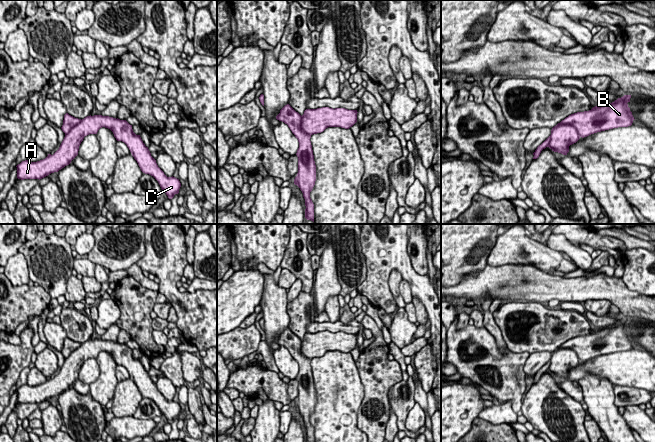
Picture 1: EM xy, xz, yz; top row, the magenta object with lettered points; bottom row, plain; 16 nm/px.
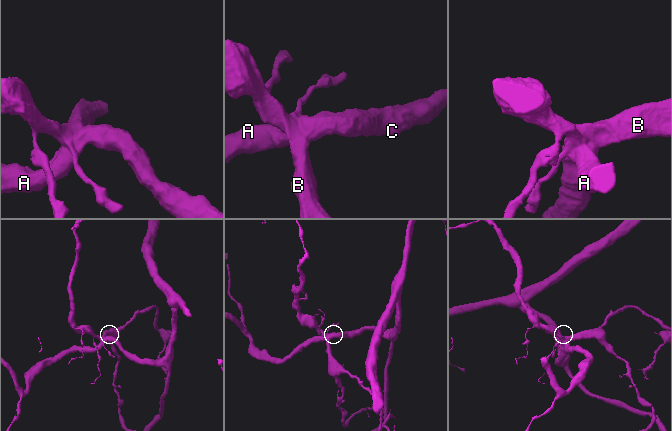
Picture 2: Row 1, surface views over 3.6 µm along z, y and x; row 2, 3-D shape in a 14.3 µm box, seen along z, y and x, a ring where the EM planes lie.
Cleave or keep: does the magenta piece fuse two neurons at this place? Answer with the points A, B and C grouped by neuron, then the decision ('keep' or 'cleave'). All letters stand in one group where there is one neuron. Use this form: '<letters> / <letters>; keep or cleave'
A B C; keep

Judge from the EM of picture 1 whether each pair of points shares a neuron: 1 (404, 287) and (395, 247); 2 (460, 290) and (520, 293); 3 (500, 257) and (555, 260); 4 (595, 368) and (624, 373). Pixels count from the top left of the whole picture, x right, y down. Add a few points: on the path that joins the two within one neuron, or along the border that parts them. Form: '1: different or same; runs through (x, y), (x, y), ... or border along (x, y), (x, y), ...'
1: different; border along (402, 278), (409, 284), (413, 296)
2: same; runs through (475, 288), (505, 288)
3: same; runs through (514, 248), (522, 244), (530, 252), (541, 256)
4: same; runs through (602, 368), (617, 368)

